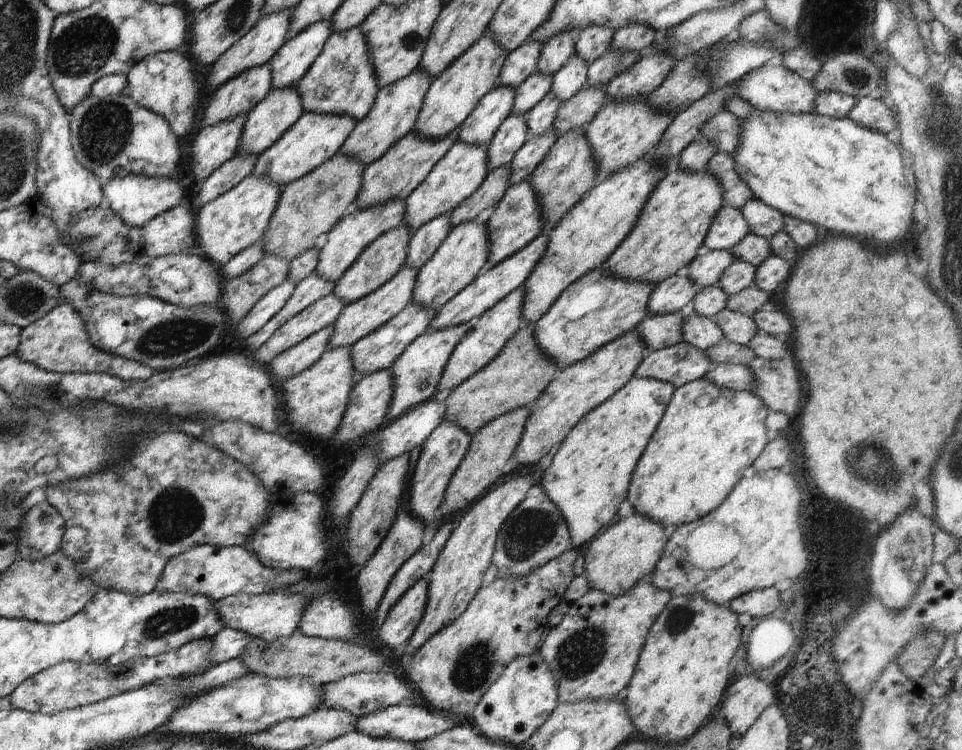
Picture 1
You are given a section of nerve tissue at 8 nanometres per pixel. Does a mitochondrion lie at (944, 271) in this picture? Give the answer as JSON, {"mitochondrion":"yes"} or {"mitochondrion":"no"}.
{"mitochondrion":"yes"}

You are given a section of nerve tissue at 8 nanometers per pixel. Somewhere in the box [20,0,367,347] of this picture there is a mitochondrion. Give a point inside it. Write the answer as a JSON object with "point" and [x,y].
{"point":[82,48]}

